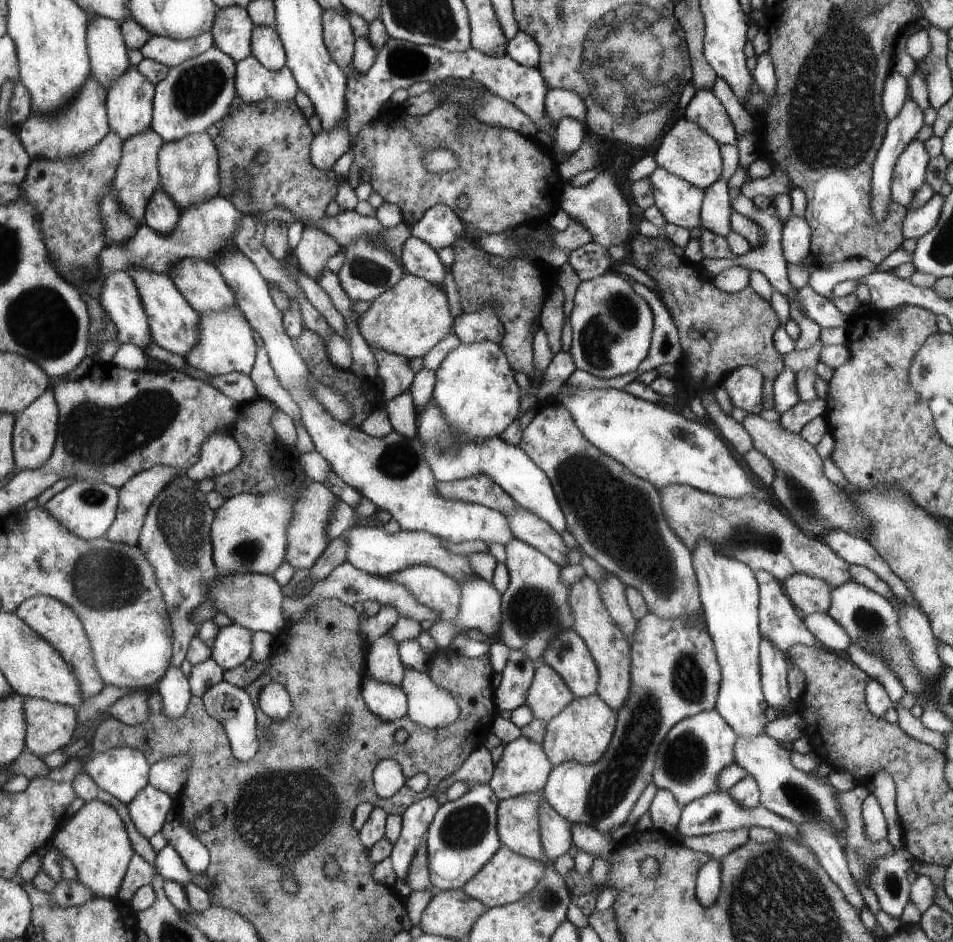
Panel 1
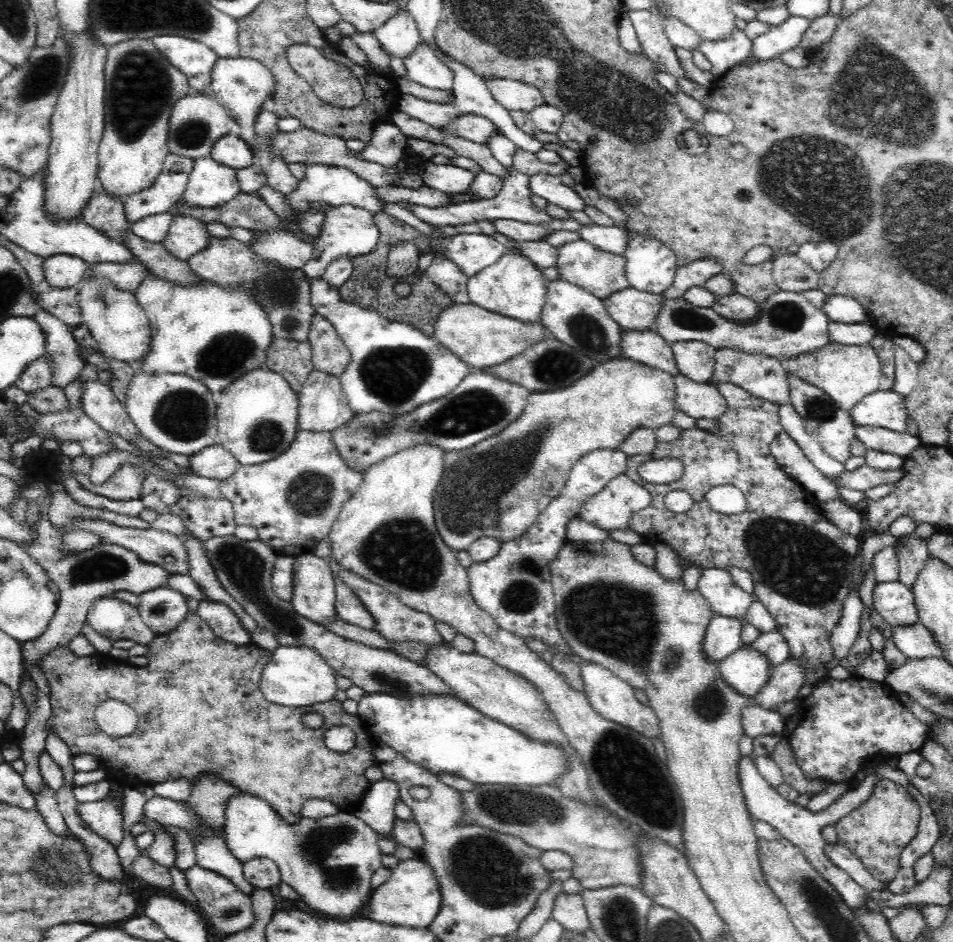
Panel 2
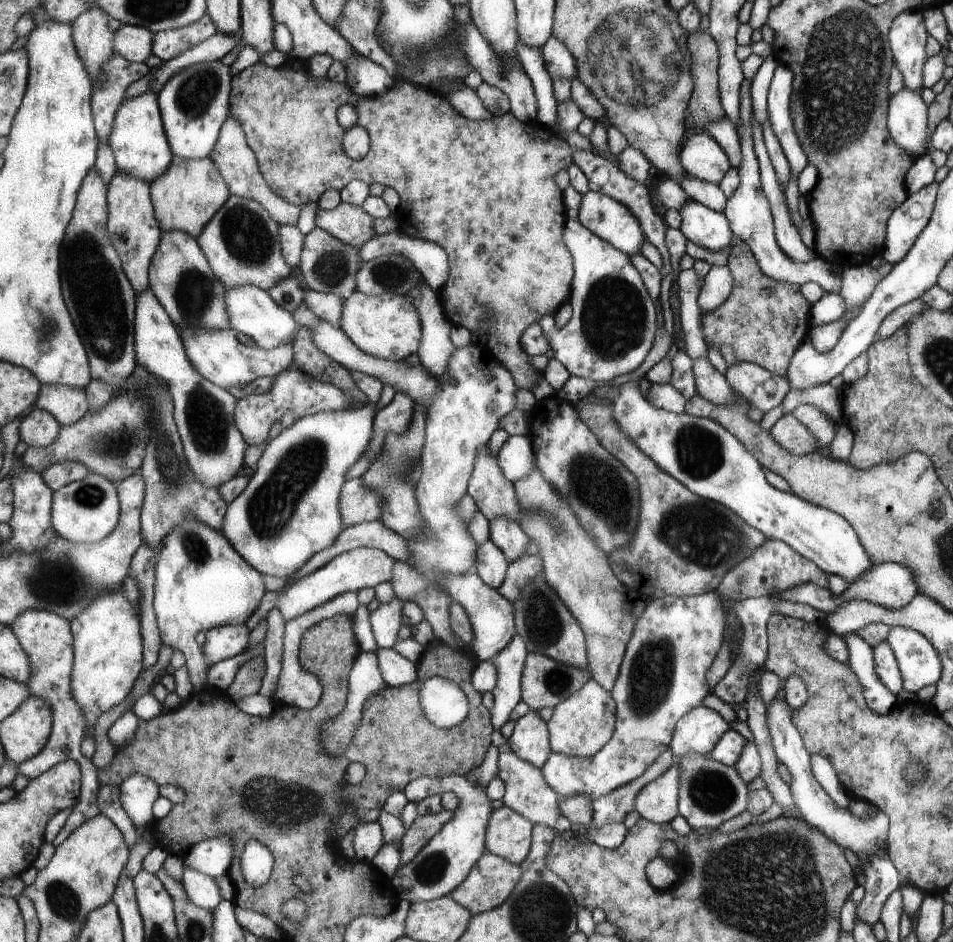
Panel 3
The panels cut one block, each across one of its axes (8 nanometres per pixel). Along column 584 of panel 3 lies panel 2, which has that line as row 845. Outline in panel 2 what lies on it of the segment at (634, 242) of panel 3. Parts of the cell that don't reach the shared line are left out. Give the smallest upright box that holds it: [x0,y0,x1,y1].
[144,795,253,896]

